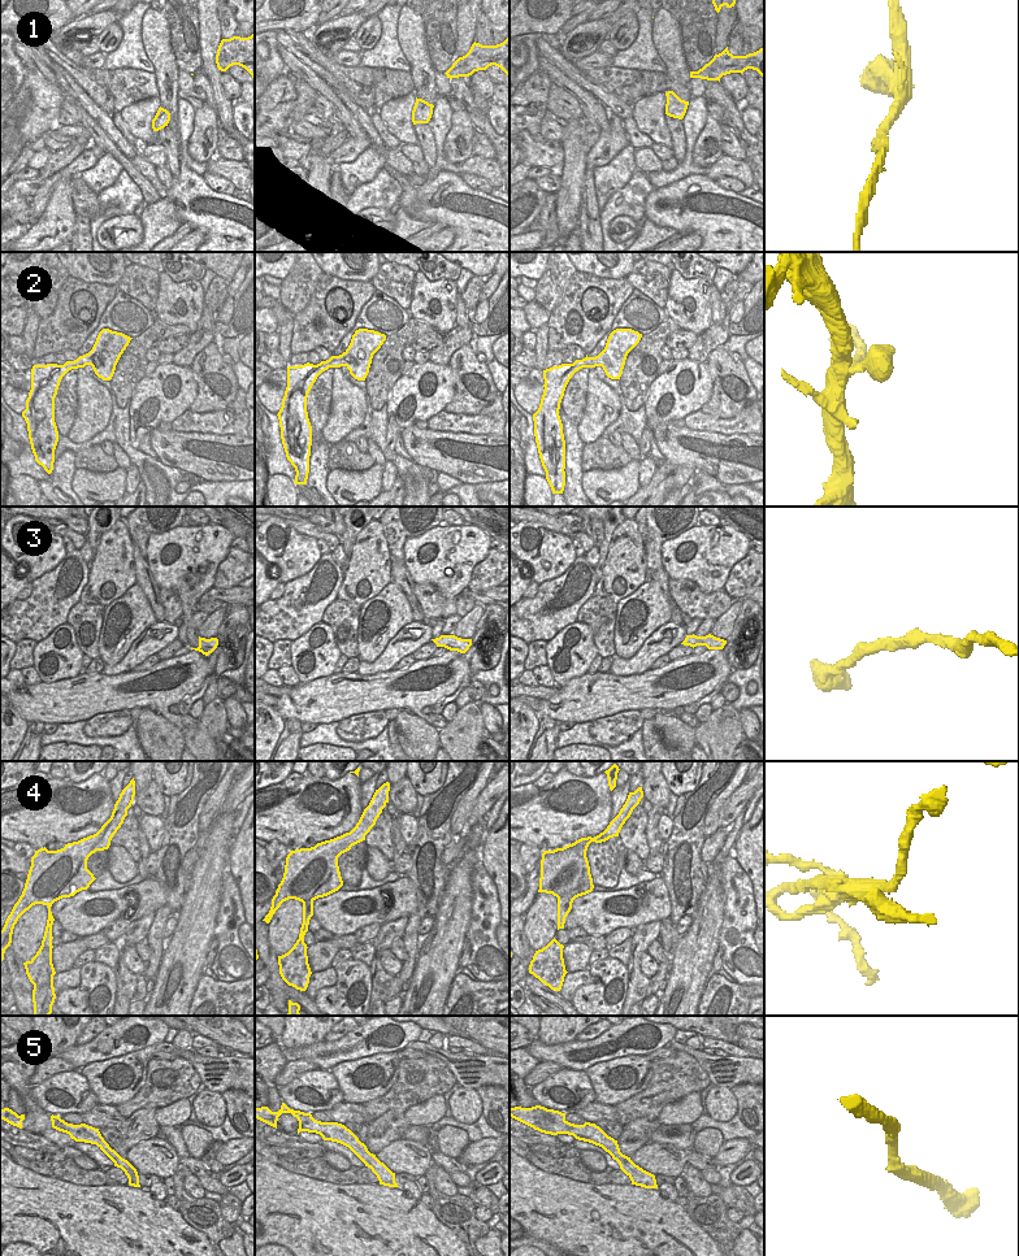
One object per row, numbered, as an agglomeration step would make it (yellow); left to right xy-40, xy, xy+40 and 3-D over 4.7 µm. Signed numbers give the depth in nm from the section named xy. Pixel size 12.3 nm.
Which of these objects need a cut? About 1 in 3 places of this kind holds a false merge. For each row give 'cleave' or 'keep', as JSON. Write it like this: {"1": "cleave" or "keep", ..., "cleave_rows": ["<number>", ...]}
{"1": "cleave", "2": "keep", "3": "keep", "4": "cleave", "5": "keep", "cleave_rows": ["1", "4"]}

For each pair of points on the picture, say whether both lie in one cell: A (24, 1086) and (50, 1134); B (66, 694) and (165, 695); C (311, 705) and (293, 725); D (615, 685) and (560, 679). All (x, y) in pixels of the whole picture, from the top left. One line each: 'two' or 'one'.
A: one
B: one
C: two
D: two

